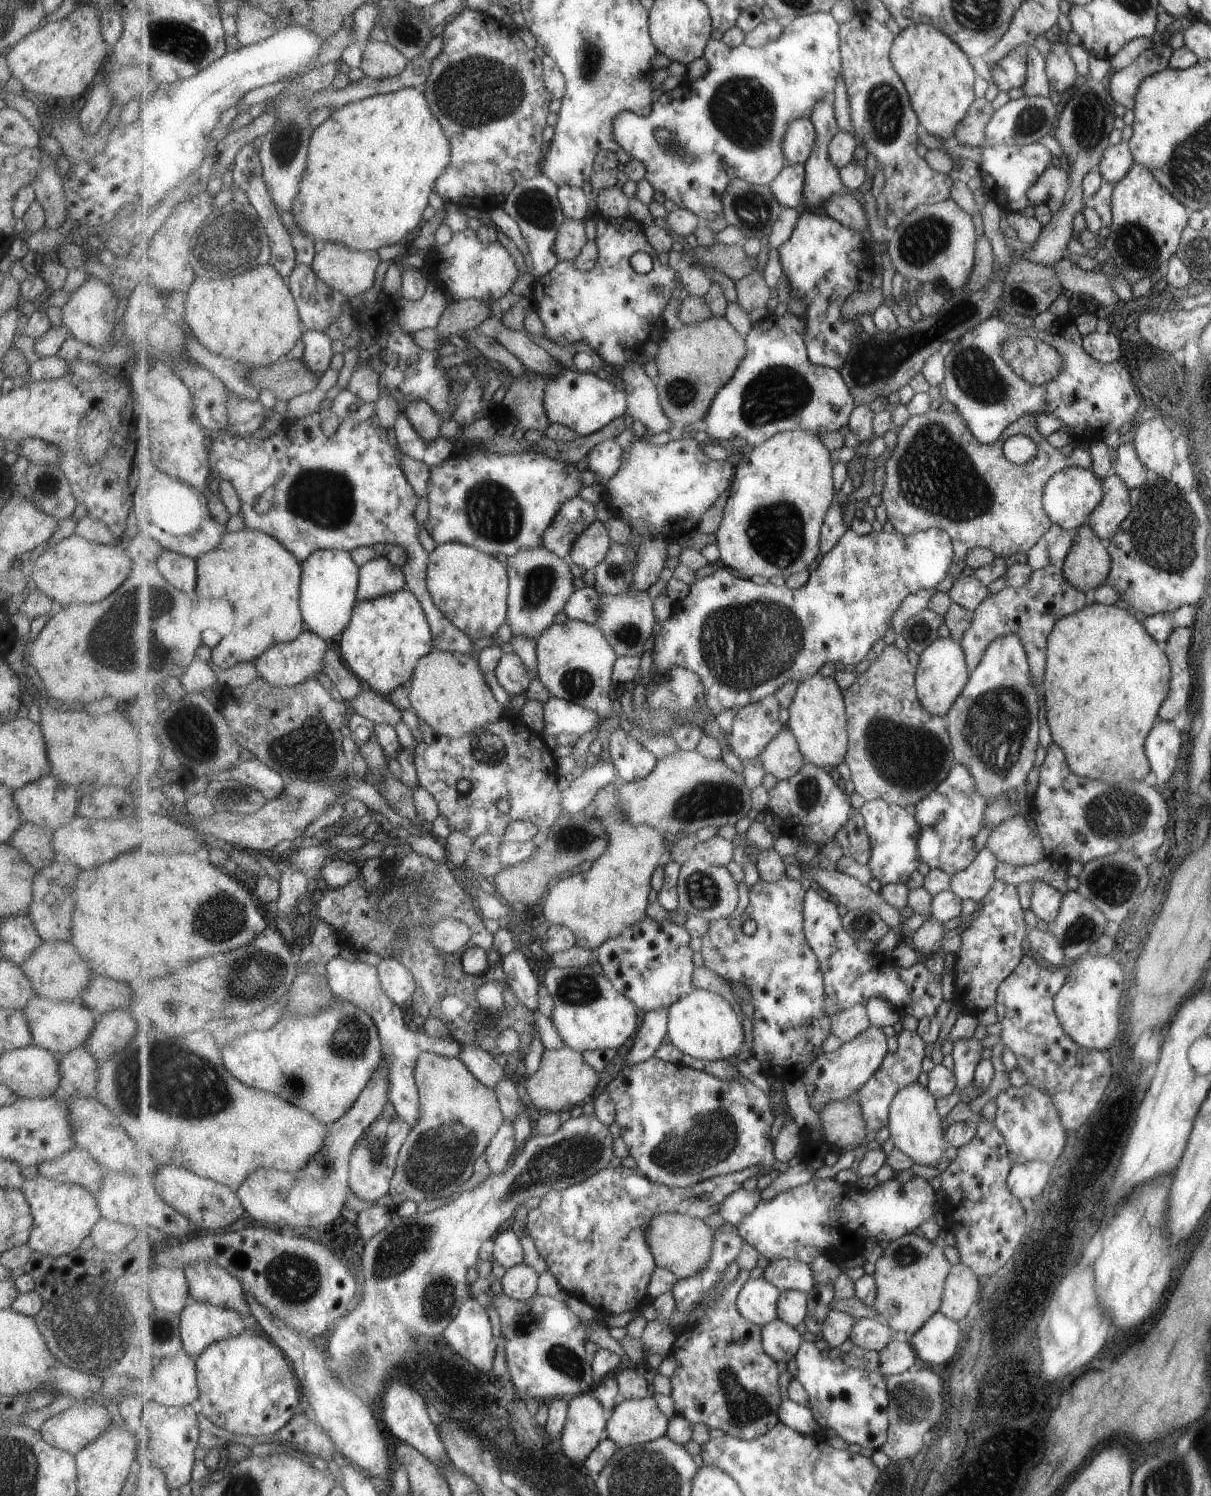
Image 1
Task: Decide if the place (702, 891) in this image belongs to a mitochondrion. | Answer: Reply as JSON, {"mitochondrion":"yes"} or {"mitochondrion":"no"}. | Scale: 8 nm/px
{"mitochondrion":"yes"}

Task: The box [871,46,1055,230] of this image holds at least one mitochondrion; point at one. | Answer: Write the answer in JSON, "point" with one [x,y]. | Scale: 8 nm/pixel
{"point":[1031,119]}

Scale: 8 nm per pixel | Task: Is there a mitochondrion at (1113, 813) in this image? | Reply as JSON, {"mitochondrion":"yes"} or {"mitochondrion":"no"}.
{"mitochondrion":"yes"}

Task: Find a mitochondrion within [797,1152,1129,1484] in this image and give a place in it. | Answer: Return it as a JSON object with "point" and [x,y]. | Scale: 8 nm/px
{"point":[917,1400]}

